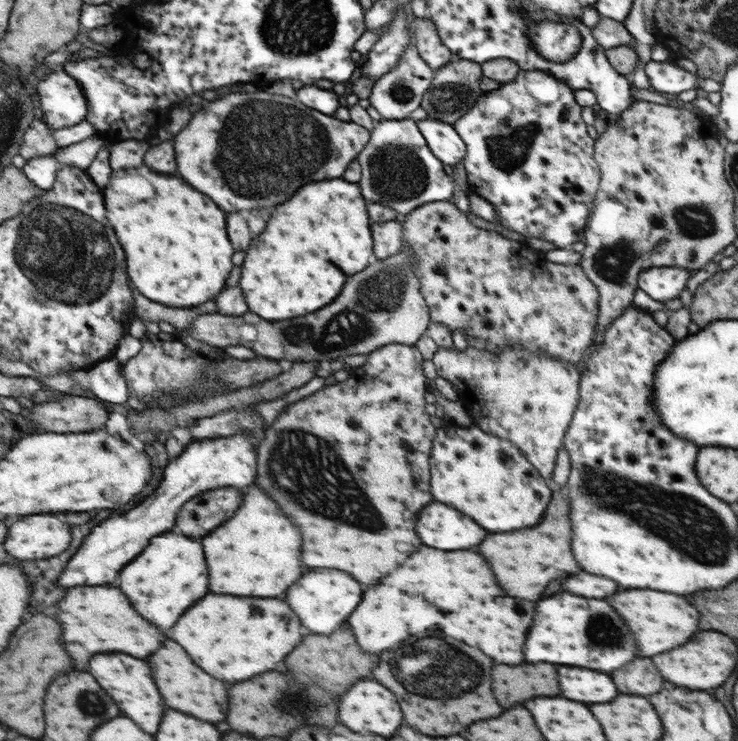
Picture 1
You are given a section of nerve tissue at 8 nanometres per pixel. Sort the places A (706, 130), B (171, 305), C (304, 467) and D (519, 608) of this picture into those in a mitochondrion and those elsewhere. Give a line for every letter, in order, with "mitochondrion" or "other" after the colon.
A: other
B: other
C: mitochondrion
D: other

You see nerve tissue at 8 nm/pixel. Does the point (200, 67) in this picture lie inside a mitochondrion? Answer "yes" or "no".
no

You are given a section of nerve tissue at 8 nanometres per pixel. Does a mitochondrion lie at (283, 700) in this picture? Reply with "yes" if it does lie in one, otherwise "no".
yes

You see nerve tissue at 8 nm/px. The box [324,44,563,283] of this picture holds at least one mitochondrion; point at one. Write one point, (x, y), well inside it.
(397, 173)

